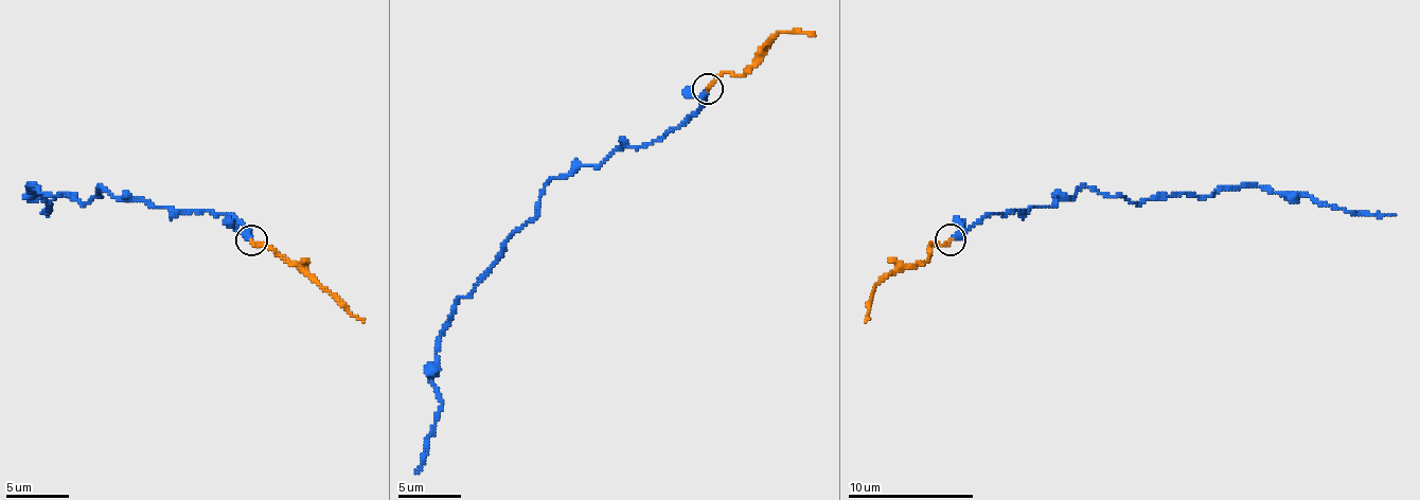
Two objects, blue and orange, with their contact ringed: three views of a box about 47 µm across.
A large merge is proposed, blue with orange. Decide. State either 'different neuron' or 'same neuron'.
same neuron

